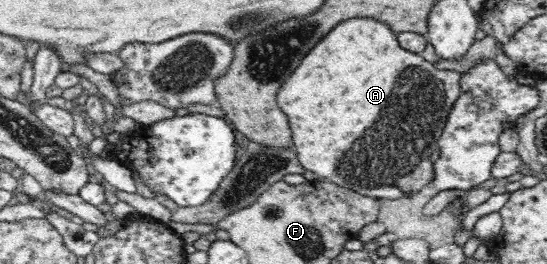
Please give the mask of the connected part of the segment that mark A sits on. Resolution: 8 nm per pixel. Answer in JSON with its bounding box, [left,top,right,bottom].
[277,20,459,200]

